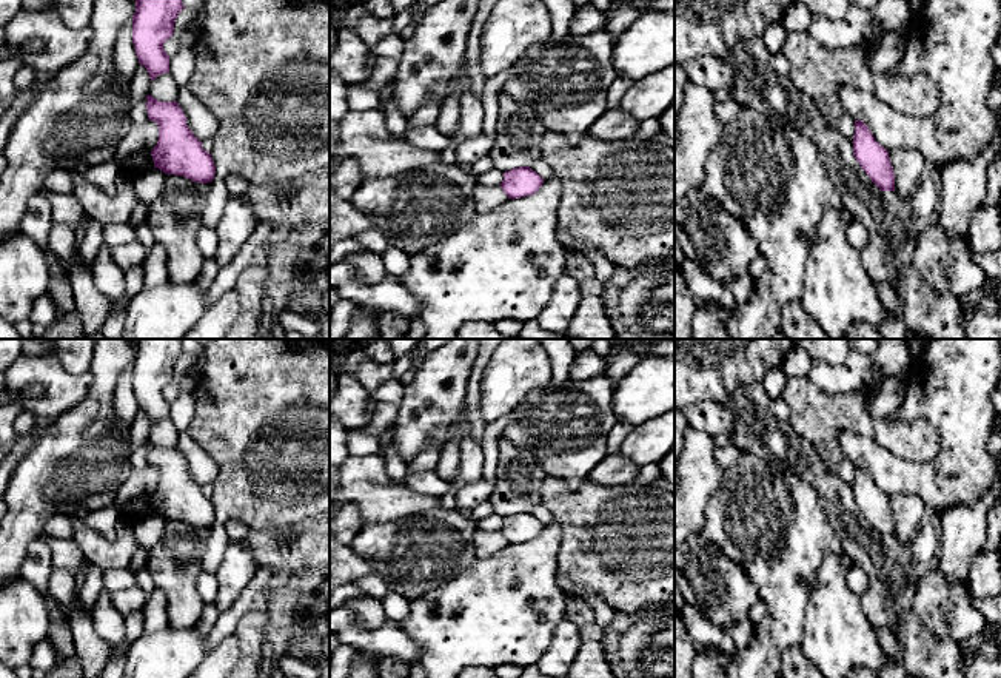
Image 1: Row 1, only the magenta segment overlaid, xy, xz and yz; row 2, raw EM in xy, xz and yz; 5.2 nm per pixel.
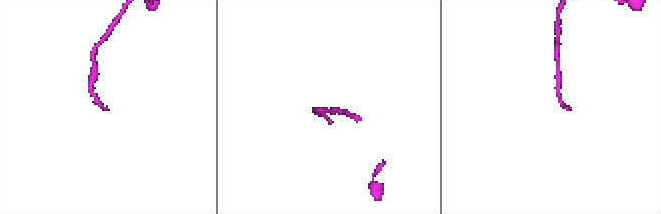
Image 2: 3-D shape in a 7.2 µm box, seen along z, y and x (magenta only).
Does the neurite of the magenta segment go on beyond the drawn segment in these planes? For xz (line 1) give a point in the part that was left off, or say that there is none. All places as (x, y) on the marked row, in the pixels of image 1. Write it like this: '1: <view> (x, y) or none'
1: none

